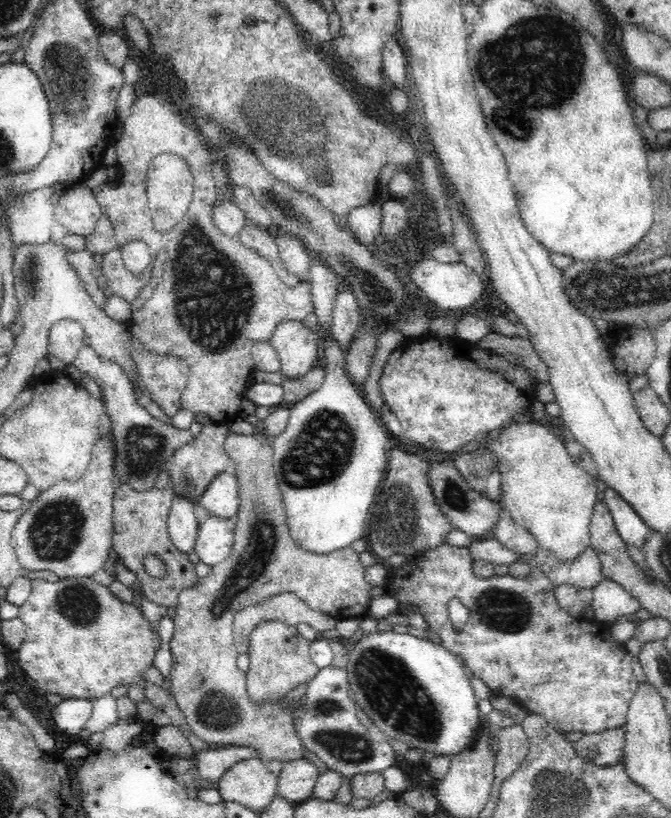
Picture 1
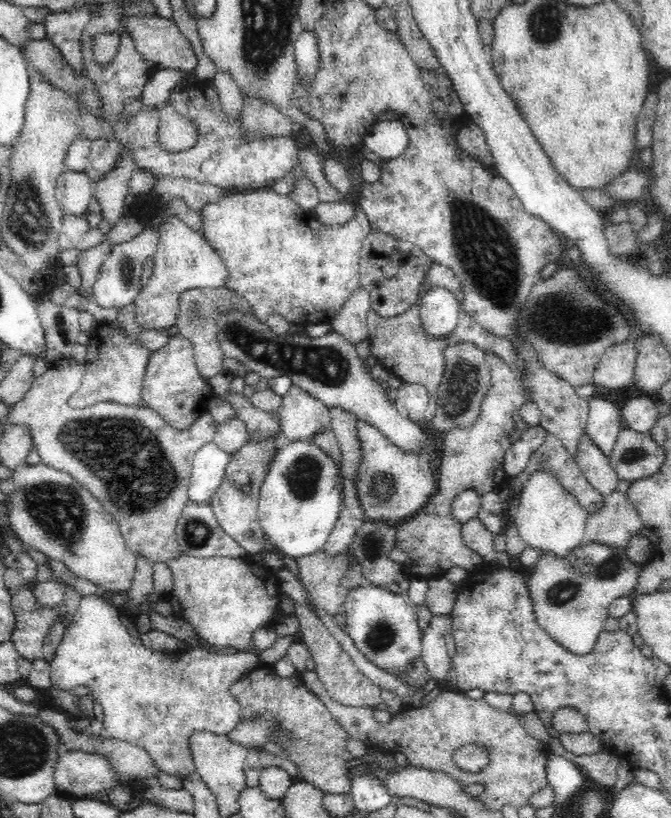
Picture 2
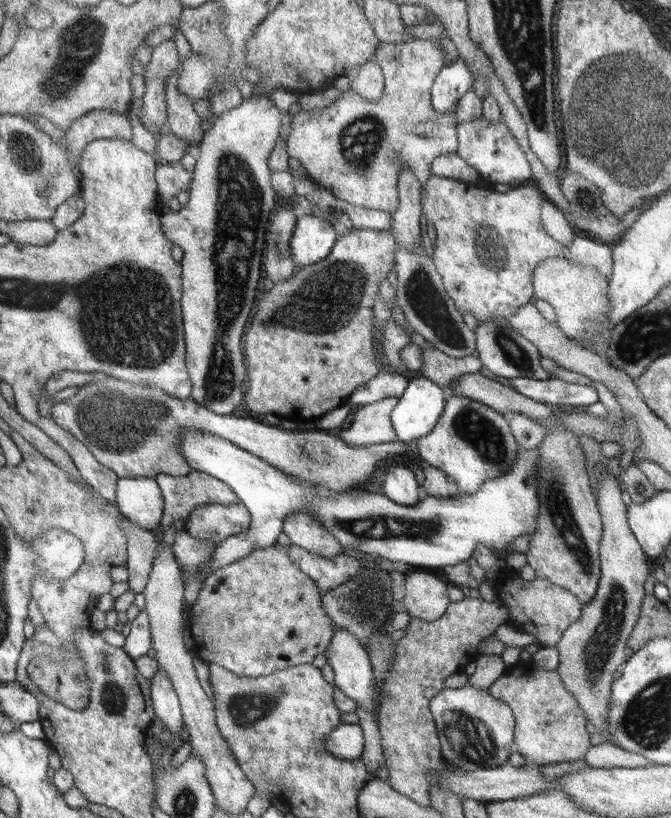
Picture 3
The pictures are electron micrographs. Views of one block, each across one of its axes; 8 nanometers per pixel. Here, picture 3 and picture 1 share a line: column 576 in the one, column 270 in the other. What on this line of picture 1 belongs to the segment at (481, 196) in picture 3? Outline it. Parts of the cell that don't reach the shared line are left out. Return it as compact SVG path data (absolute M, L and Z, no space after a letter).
M244 224L238 238L240 238L240 242L242 242L246 248L252 248L252 250L256 250L262 258L266 258L266 260L276 268L280 280L282 280L288 288L300 284L300 278L294 276L294 274L290 274L290 272L286 270L286 264L284 264L284 260L280 258L278 246L276 246L270 230L260 228L260 226L256 226L256 224Z

